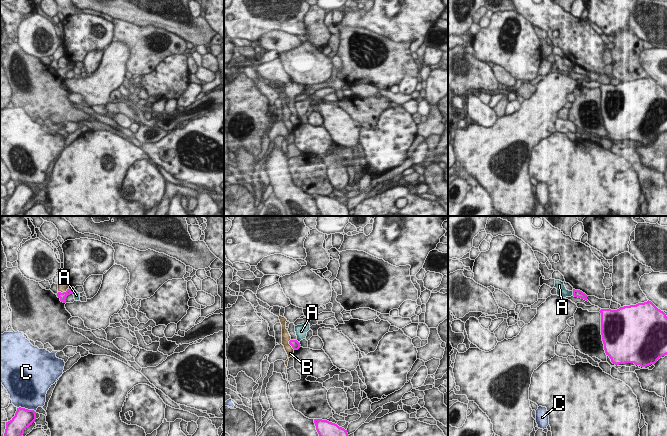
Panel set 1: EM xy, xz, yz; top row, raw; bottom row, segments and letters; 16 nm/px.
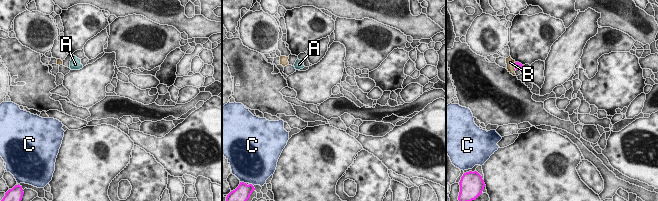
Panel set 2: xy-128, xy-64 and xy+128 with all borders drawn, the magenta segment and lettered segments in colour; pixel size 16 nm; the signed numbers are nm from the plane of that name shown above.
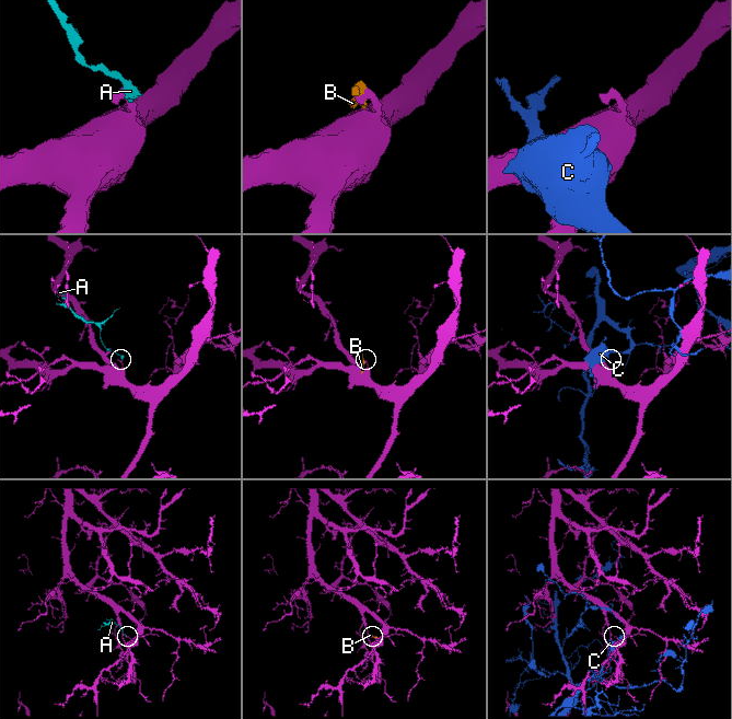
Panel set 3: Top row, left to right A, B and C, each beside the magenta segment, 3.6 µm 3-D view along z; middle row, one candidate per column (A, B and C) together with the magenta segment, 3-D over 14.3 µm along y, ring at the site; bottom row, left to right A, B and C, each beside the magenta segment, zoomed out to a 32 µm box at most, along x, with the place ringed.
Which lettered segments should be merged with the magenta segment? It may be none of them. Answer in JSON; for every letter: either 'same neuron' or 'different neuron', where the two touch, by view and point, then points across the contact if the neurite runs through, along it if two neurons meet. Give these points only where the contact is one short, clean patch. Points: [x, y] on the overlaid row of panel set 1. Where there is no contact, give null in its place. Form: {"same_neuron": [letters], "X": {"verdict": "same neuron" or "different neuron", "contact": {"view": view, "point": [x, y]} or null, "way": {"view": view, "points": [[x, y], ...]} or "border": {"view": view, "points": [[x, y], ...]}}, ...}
{"same_neuron": [], "A": {"verdict": "different neuron", "contact": {"view": "yz", "point": [573, 293]}, "border": {"view": "yz", "points": [[572, 291], [573, 294]]}}, "B": {"verdict": "different neuron", "contact": {"view": "xy", "point": [63, 292]}, "border": {"view": "xy", "points": [[67, 288], [65, 291], [58, 292]]}}, "C": {"verdict": "different neuron", "contact": {"view": "xy", "point": [26, 409]}}}

